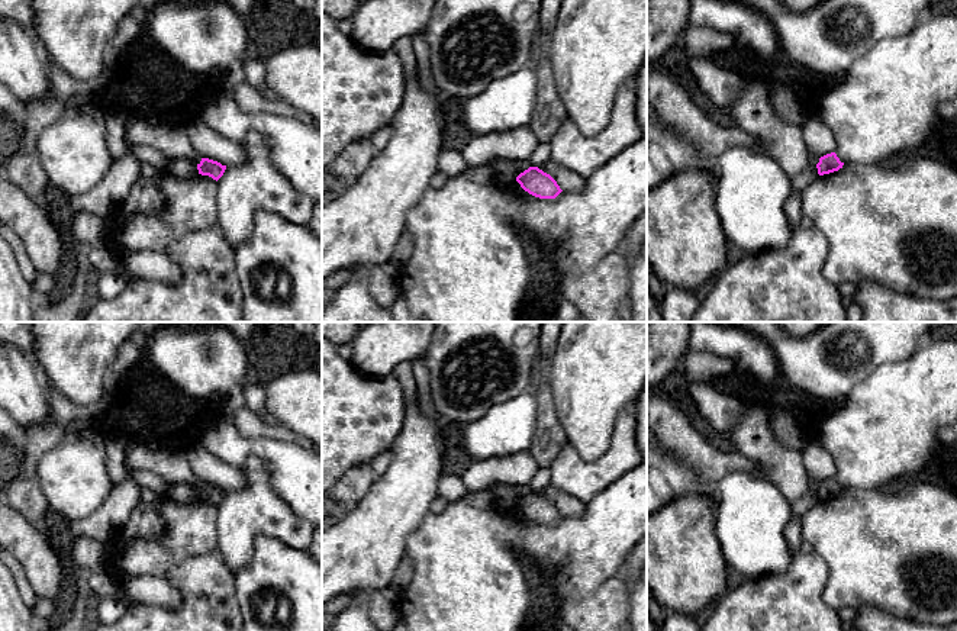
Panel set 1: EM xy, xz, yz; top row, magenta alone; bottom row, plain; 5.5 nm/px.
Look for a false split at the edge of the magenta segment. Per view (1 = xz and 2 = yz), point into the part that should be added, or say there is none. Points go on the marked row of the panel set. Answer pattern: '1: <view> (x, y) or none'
1: none
2: none

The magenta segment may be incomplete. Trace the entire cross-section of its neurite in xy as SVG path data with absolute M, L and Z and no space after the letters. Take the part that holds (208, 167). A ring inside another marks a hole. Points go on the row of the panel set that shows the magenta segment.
M202 158L202 161L197 164L197 170L199 174L209 176L218 181L223 176L226 165L209 158Z

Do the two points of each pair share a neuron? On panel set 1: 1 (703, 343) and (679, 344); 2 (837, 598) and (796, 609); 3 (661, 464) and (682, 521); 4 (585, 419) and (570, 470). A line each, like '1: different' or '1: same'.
1: different
2: different
3: different
4: different

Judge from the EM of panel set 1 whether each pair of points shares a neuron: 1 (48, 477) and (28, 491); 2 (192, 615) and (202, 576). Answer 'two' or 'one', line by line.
1: two
2: one

